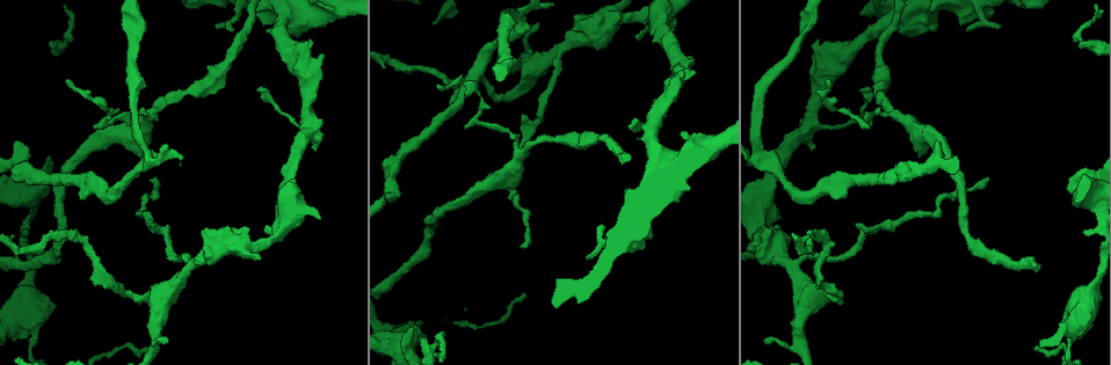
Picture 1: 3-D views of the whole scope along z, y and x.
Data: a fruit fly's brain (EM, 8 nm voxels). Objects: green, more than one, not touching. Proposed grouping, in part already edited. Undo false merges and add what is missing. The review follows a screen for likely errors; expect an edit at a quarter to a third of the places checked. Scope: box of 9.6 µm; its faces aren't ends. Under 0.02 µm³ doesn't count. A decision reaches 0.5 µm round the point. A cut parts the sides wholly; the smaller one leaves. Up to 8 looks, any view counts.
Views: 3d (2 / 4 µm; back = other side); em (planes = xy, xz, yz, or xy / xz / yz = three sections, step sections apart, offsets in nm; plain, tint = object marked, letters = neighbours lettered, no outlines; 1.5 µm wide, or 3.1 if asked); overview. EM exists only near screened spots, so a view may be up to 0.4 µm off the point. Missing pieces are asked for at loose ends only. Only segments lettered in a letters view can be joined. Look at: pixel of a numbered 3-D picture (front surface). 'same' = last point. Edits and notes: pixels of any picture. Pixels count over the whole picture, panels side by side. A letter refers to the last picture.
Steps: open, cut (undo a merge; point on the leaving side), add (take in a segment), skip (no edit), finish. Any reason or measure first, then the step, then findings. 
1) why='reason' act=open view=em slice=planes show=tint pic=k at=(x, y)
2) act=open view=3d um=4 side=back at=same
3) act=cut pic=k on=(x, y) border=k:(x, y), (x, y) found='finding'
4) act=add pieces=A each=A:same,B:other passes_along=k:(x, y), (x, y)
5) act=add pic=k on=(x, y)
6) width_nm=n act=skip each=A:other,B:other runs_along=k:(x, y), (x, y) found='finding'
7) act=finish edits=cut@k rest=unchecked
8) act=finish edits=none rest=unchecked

why='thick turns thin' act=open view=3d um=4 pic=1 at=(34, 336)

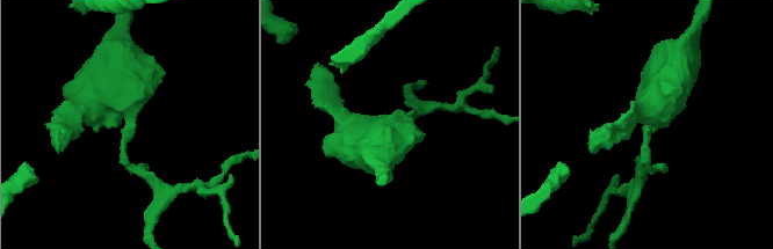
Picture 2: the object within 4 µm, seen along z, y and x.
act=open view=em slice=xz step=4 show=tint pic=2 at=(128, 123)

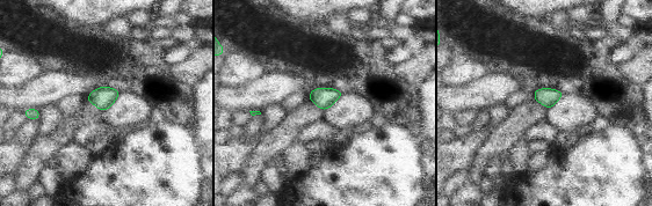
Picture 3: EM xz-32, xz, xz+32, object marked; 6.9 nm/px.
act=open view=em slice=planes show=letters at=same

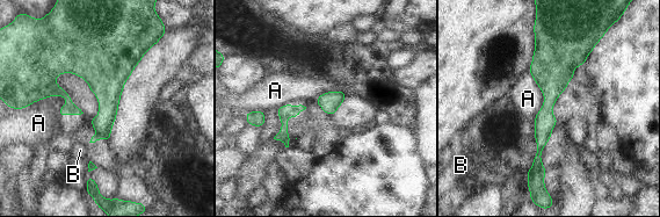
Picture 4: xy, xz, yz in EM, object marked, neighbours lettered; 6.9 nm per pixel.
width_nm=140 act=skip each=A:other,B:other runs_along=4:(543, 36), (549, 103), (536, 174) found='all the same neuron'

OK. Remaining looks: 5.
why='branch stops here' act=open view=em slice=xz step=4 show=letters pic=1 at=(27, 237)

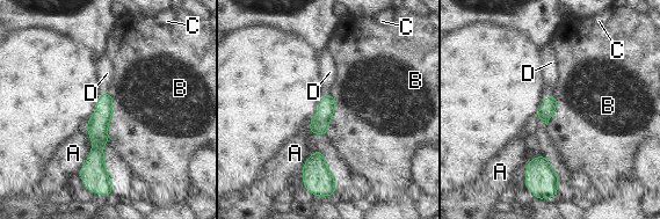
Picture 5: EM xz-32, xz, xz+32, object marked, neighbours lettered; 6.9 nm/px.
why='another direction' act=open view=em slice=planes show=letters at=same

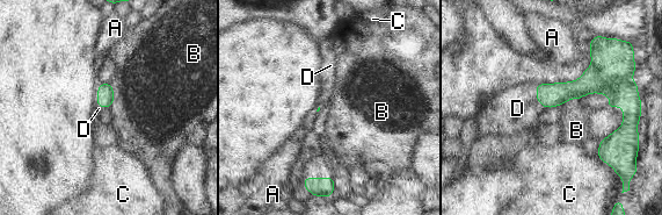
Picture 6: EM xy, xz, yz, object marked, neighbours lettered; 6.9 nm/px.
act=add pic=6 on=(517, 108) each=A:other,B:other,C:other,D:same found='it goes on there'

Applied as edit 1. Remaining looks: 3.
why='tapers out' act=open view=em slice=planes show=letters pic=1 at=(999, 26)

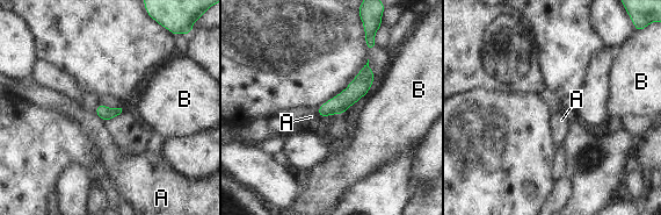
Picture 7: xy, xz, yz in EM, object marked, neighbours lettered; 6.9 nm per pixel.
act=skip each=A:other,B:other runs_along=7:(367, 69), (364, 79), (324, 114) found='none of them fits'

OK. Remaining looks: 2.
act=finish edits=add@6 rest=unchecked

